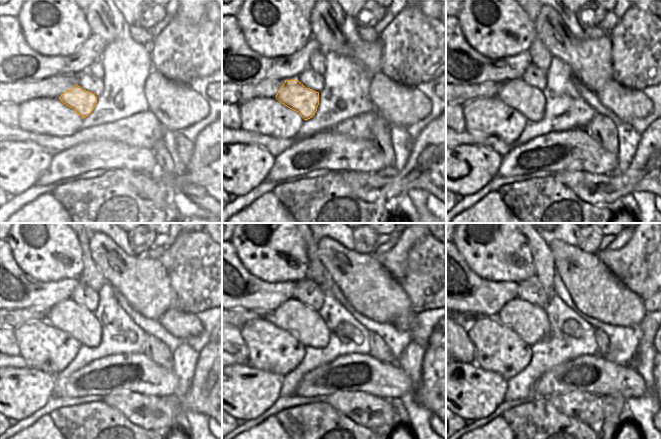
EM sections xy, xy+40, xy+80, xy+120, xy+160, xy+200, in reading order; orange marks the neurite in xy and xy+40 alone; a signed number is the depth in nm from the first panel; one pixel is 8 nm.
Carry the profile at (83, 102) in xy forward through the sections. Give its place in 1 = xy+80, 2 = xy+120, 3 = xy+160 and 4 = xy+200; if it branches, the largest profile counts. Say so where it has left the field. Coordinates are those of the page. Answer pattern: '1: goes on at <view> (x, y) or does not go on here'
1: goes on at xy+80 (529, 101)
2: goes on at xy+120 (68, 316)
3: goes on at xy+160 (300, 320)
4: goes on at xy+200 (529, 321)

